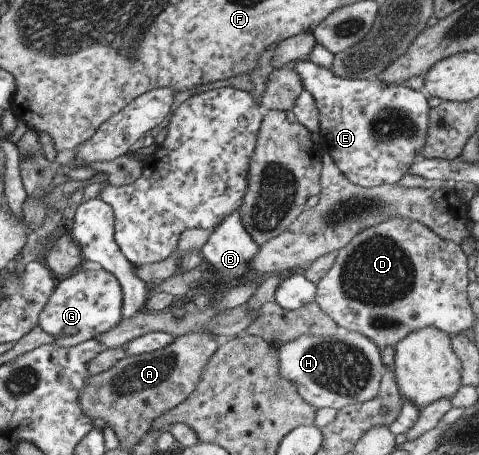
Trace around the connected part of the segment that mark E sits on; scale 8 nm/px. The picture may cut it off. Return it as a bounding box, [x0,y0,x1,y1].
[294,60,430,188]

